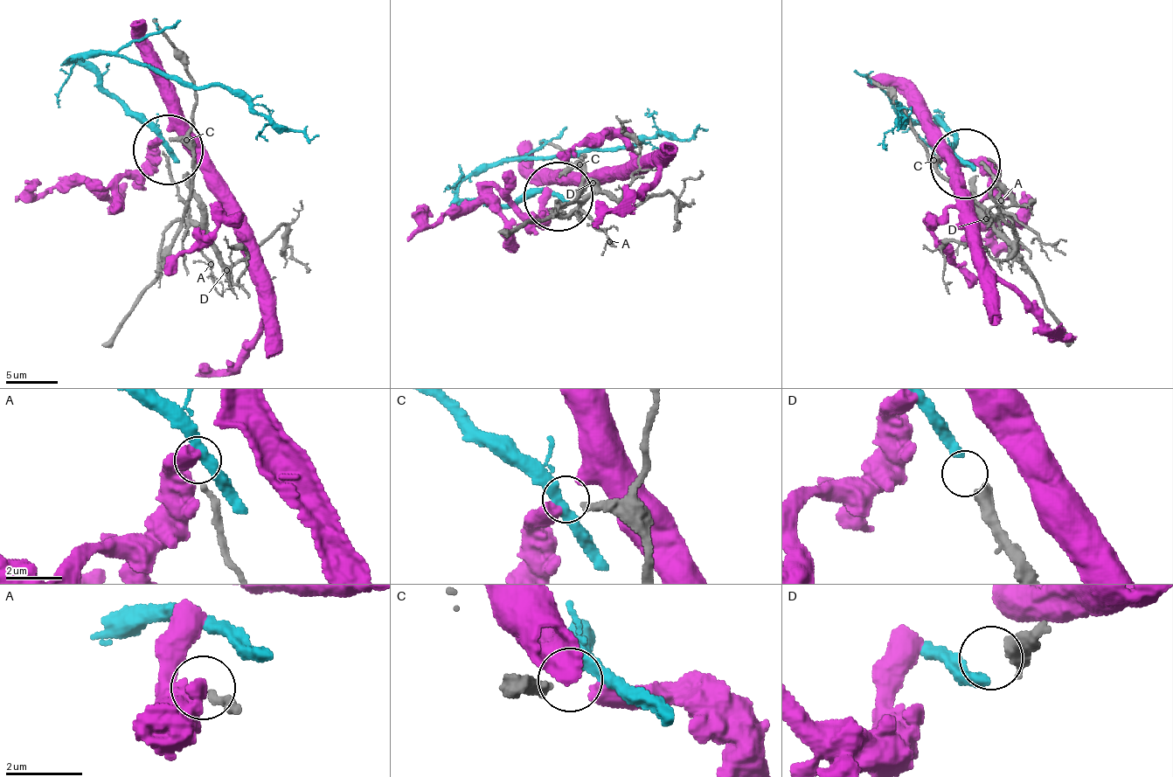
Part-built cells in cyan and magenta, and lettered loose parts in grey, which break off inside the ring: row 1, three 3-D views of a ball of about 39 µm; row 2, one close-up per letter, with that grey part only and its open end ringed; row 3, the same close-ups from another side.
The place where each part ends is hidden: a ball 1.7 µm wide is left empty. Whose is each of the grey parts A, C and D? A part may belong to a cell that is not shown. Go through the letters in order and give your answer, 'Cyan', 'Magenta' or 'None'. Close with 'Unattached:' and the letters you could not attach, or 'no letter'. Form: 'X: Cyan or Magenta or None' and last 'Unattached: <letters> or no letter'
A: None
C: None
D: Cyan
Unattached: A, C

